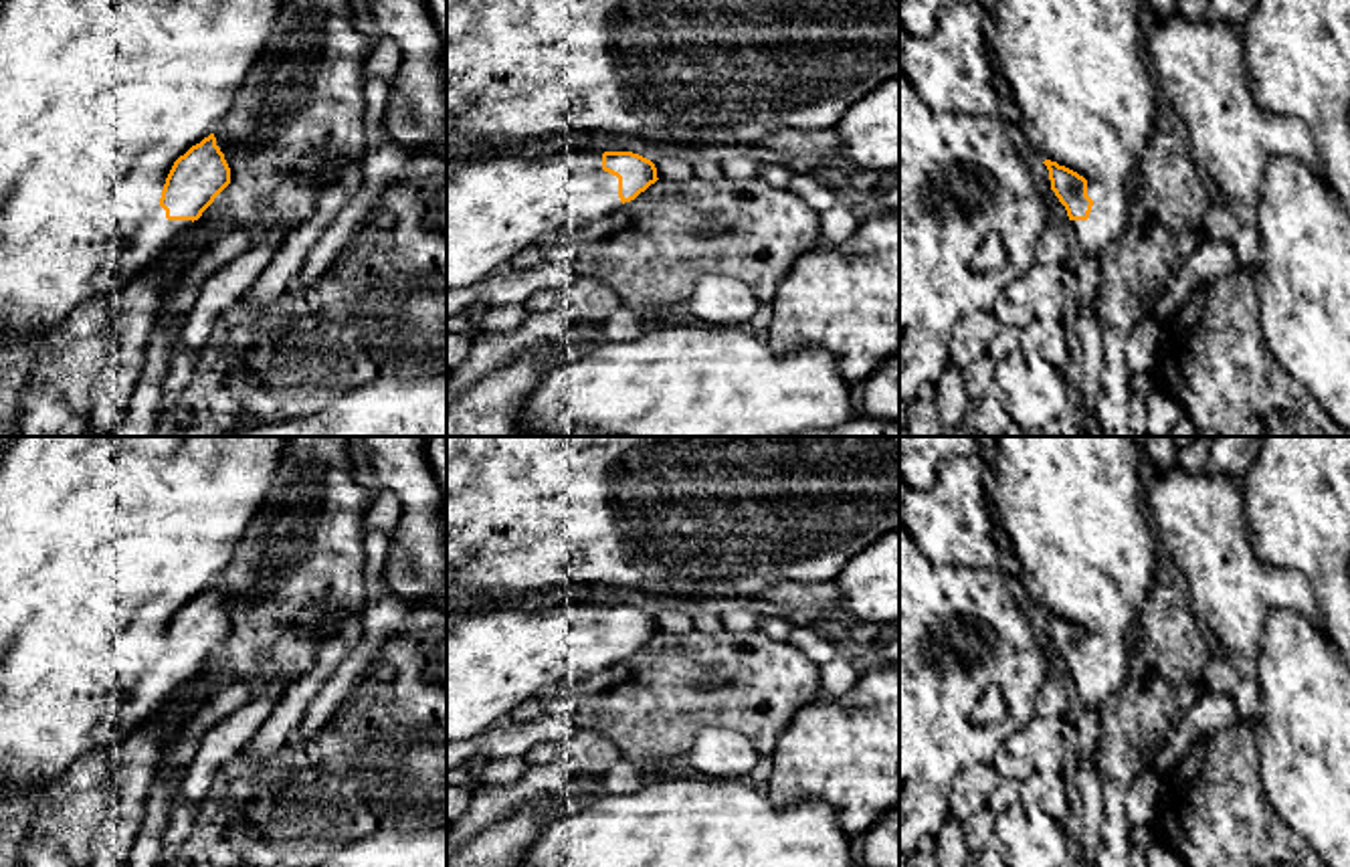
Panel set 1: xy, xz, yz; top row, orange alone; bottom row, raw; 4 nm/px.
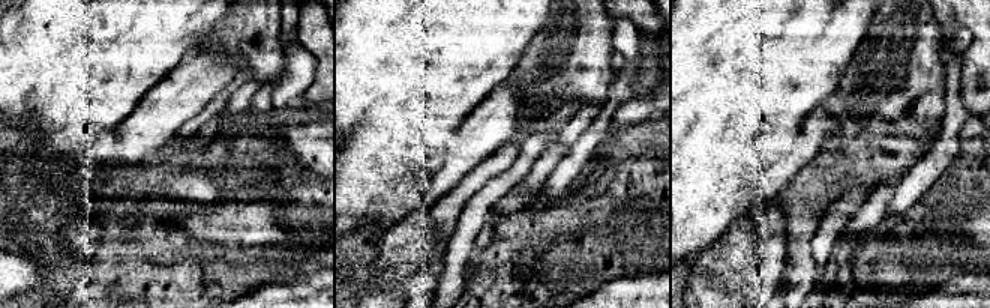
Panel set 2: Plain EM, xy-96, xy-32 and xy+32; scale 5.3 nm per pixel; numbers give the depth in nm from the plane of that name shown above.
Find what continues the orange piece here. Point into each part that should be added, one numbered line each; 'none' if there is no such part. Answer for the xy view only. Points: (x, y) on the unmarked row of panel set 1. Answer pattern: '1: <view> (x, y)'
1: xy (102, 538)

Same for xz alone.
1: xz (498, 659)

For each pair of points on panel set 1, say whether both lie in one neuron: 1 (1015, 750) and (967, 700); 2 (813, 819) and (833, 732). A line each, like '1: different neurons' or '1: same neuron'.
1: different neurons
2: different neurons

